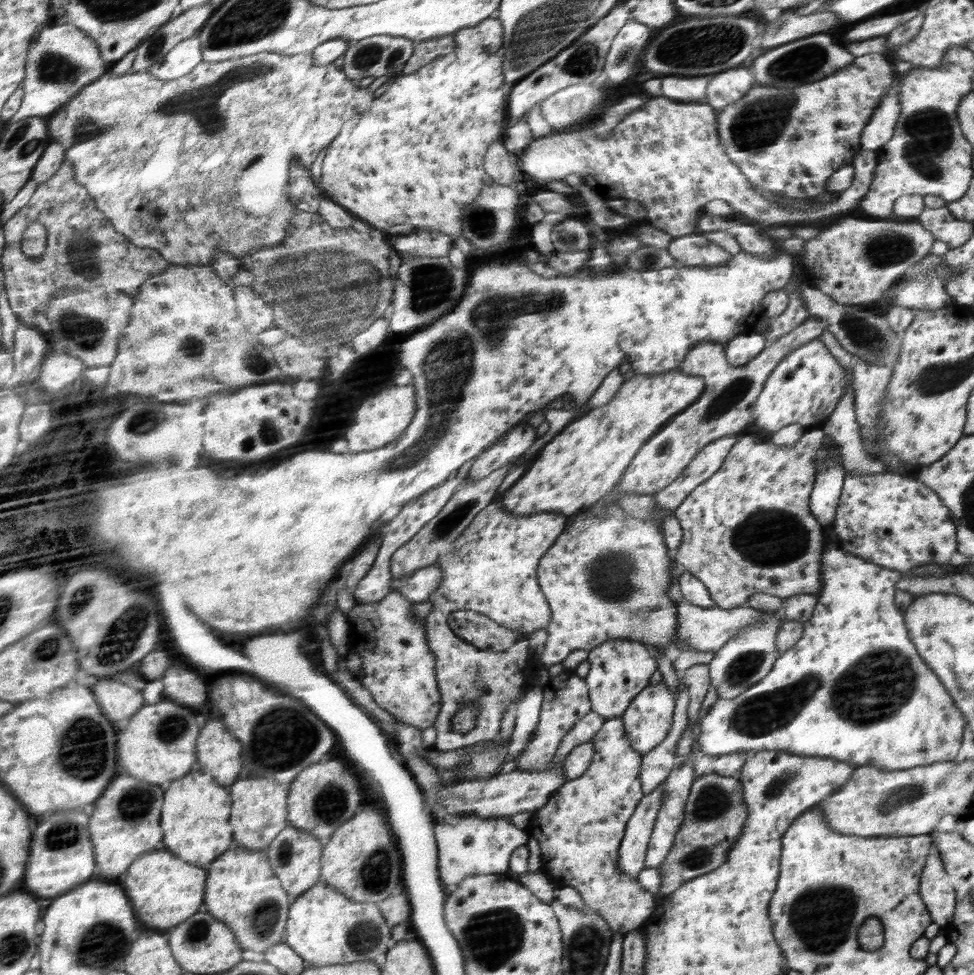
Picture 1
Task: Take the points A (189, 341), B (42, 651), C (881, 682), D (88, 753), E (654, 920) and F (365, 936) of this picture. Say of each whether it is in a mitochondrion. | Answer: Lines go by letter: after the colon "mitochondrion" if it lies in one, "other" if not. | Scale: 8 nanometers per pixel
A: mitochondrion
B: mitochondrion
C: mitochondrion
D: mitochondrion
E: other
F: mitochondrion

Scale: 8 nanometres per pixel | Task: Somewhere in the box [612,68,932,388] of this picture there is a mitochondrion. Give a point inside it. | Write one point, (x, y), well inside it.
(760, 124)

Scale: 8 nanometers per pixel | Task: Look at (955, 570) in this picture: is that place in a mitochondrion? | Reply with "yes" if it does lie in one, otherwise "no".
no

